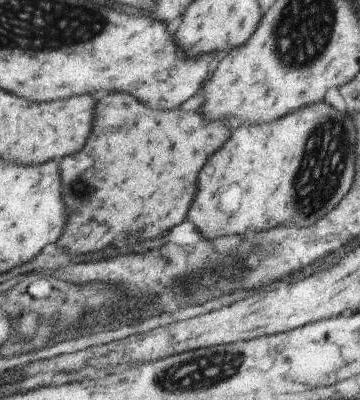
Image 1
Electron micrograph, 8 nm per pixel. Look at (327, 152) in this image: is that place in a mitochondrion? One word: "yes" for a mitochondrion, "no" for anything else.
yes

